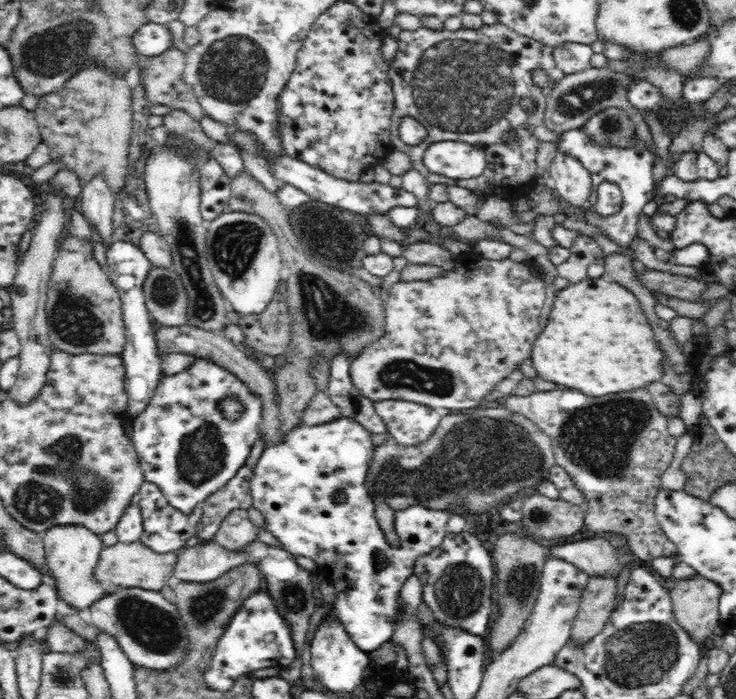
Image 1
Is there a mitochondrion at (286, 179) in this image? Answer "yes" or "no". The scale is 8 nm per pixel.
no

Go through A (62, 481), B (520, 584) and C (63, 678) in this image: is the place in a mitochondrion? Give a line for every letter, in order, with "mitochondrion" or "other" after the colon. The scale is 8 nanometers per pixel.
A: mitochondrion
B: mitochondrion
C: mitochondrion

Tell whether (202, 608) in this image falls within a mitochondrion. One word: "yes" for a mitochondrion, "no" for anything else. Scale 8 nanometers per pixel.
yes

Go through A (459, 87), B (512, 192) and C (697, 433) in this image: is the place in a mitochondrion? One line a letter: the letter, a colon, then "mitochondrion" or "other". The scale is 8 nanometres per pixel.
A: mitochondrion
B: other
C: other

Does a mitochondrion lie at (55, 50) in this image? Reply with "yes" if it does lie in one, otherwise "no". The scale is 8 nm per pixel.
yes

